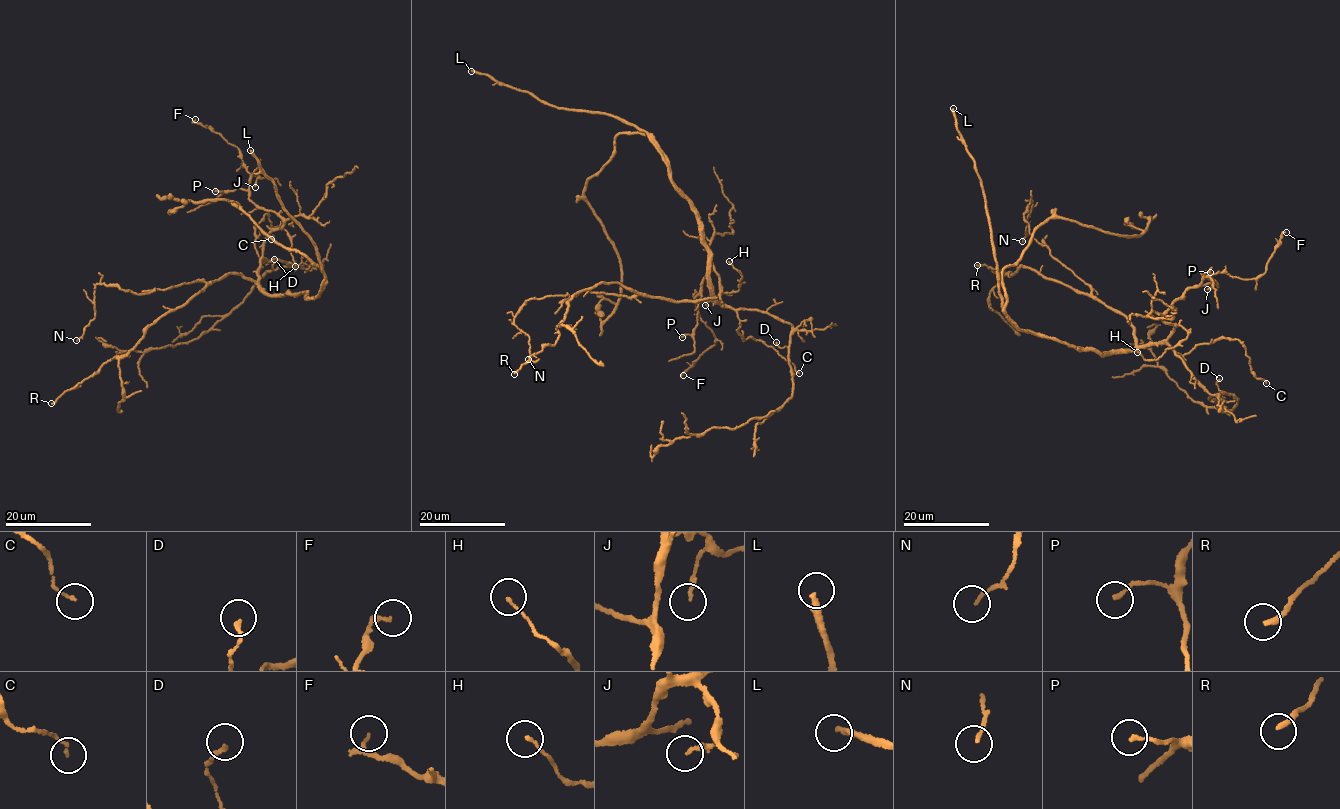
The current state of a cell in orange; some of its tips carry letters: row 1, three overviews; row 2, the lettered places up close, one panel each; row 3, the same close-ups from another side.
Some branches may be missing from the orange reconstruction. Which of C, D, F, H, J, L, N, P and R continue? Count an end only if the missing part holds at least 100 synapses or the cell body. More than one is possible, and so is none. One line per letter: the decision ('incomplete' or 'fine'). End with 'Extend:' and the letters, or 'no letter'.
C: fine
D: fine
F: fine
H: fine
J: fine
L: incomplete
N: fine
P: fine
R: fine
Extend: L

